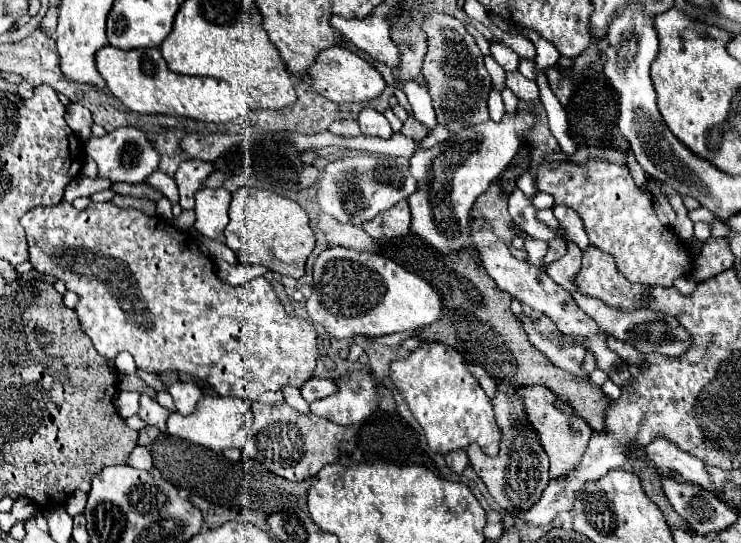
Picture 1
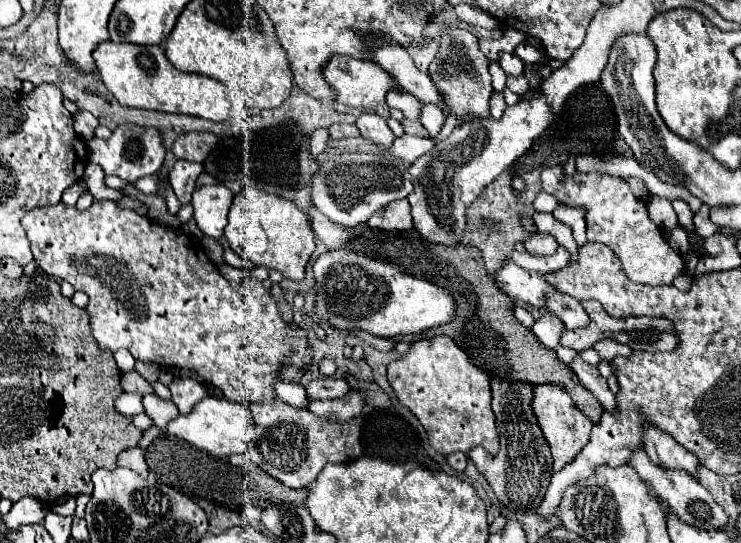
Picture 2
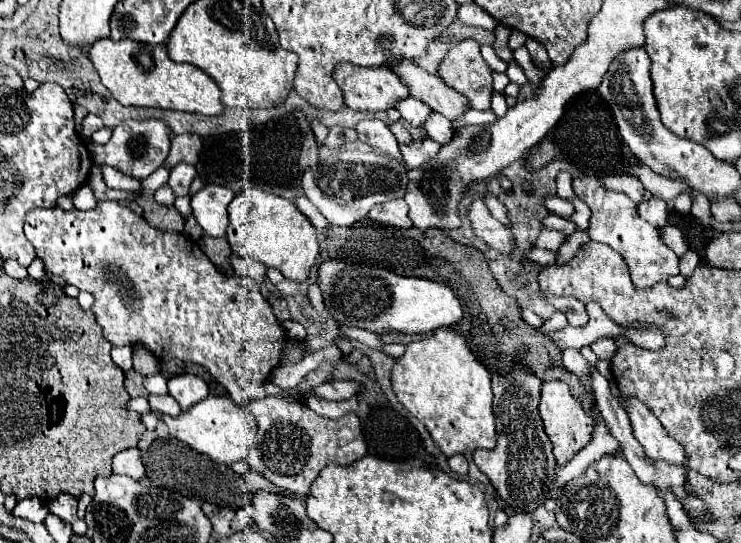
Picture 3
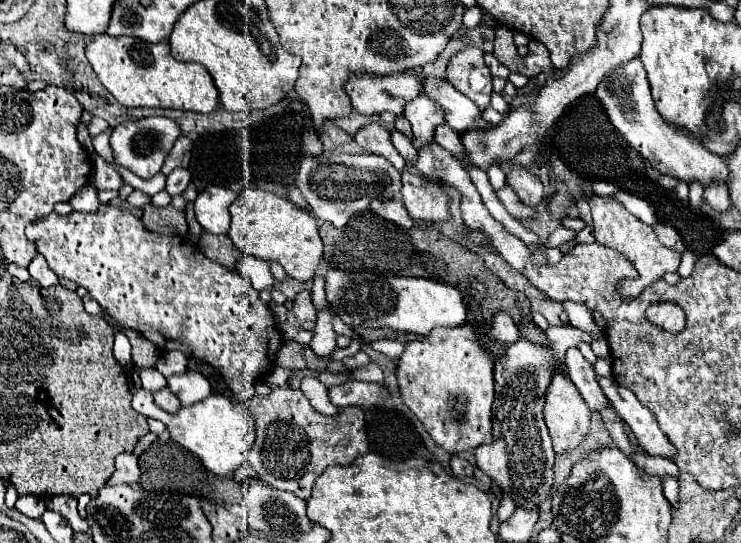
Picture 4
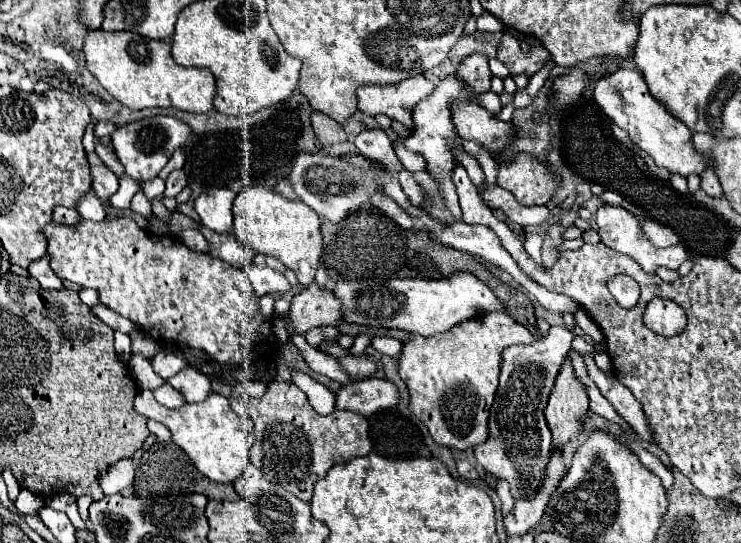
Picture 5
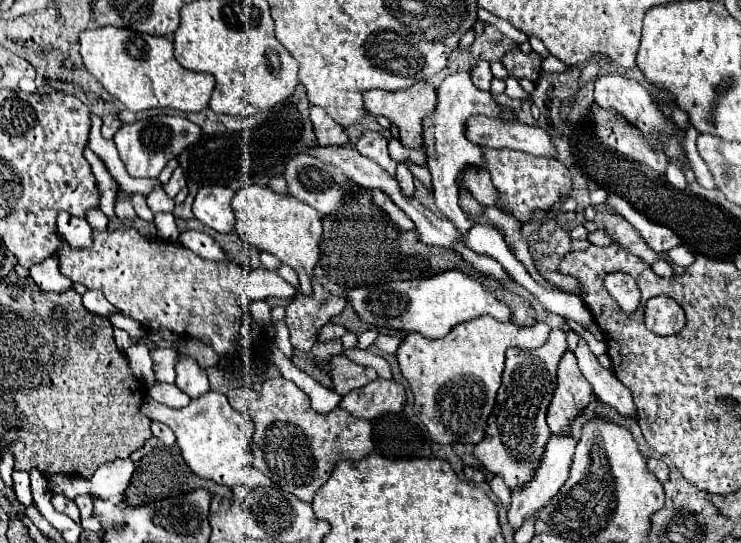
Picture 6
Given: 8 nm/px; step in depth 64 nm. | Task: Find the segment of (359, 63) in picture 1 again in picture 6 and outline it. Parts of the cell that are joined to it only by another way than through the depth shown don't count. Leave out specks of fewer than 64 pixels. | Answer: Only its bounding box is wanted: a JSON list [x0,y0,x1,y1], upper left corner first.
[364,82,436,152]

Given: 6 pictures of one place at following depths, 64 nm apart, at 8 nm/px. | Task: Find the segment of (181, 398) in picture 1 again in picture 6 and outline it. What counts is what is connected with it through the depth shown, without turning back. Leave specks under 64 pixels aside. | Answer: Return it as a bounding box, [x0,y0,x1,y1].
[176,354,208,398]

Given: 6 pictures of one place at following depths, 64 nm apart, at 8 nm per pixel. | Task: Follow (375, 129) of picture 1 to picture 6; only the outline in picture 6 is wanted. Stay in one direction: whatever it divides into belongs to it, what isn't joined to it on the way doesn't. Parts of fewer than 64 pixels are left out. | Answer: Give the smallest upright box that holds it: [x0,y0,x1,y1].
[356,132,396,176]

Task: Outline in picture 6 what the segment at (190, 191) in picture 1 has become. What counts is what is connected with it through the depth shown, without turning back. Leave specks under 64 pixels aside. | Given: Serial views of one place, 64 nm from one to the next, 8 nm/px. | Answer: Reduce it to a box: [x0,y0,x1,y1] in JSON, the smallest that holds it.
[164,168,186,198]

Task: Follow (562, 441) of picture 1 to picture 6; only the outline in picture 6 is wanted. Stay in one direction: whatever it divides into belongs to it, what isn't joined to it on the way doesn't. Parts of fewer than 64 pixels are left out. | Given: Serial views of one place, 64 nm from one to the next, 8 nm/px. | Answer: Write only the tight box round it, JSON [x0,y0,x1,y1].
[546,350,592,434]

